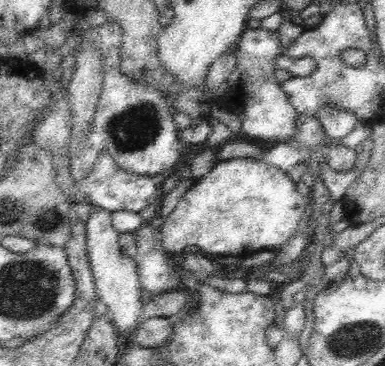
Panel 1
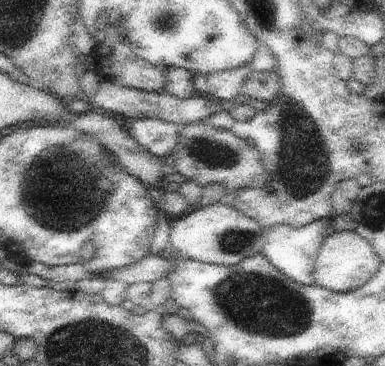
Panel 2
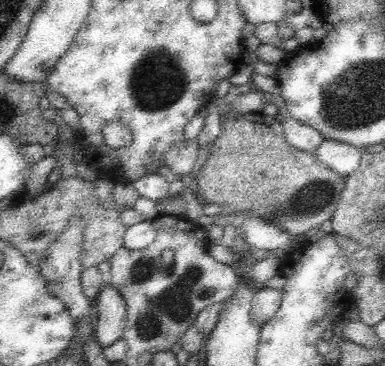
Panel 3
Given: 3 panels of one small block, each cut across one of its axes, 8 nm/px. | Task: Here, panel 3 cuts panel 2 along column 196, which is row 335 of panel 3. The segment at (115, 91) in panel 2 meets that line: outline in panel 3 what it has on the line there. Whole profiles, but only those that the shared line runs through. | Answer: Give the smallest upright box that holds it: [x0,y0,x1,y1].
[94,284,128,348]

